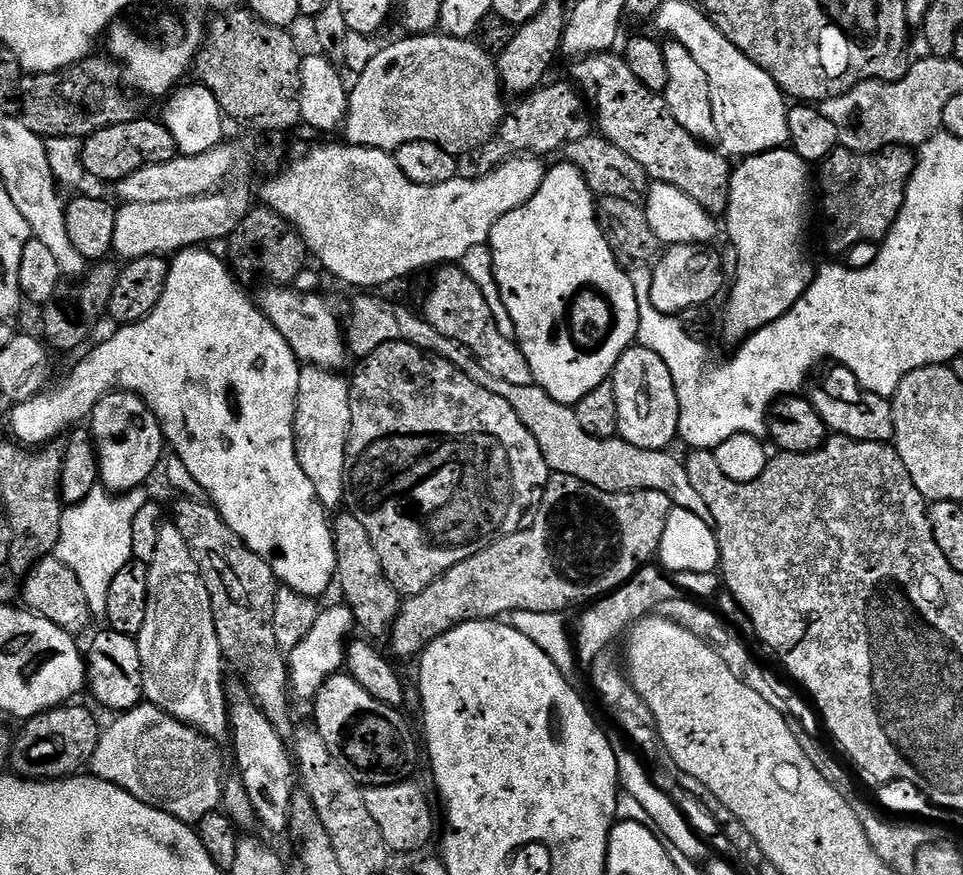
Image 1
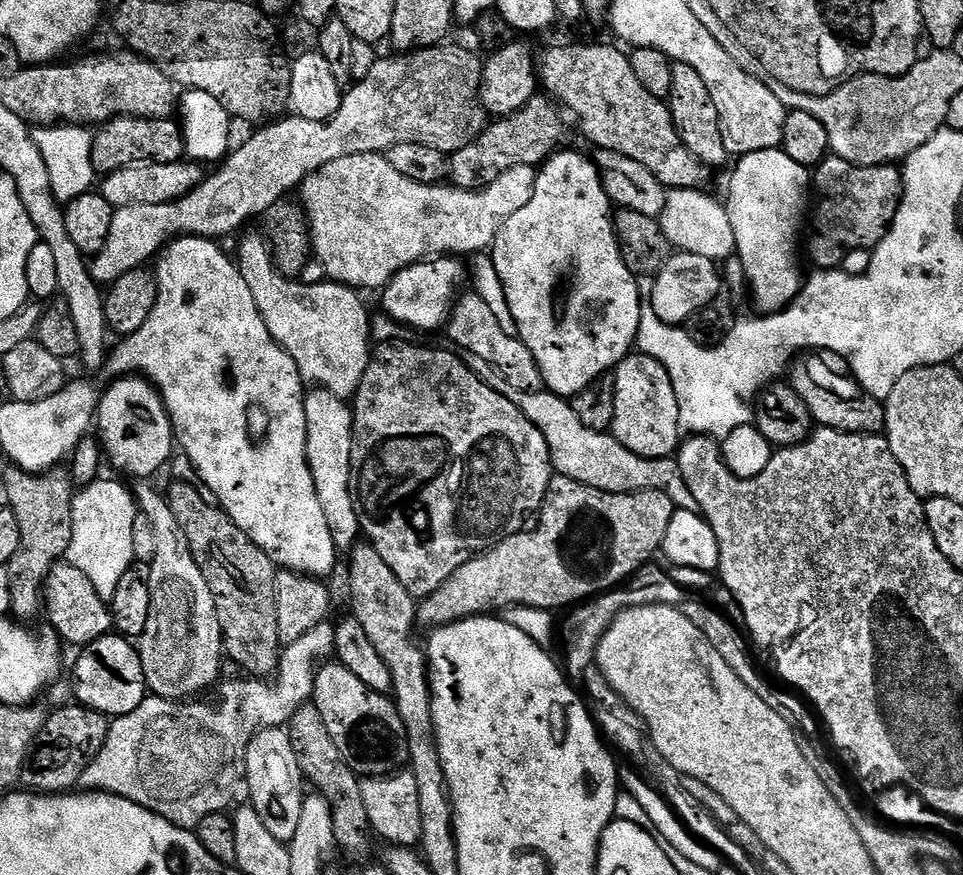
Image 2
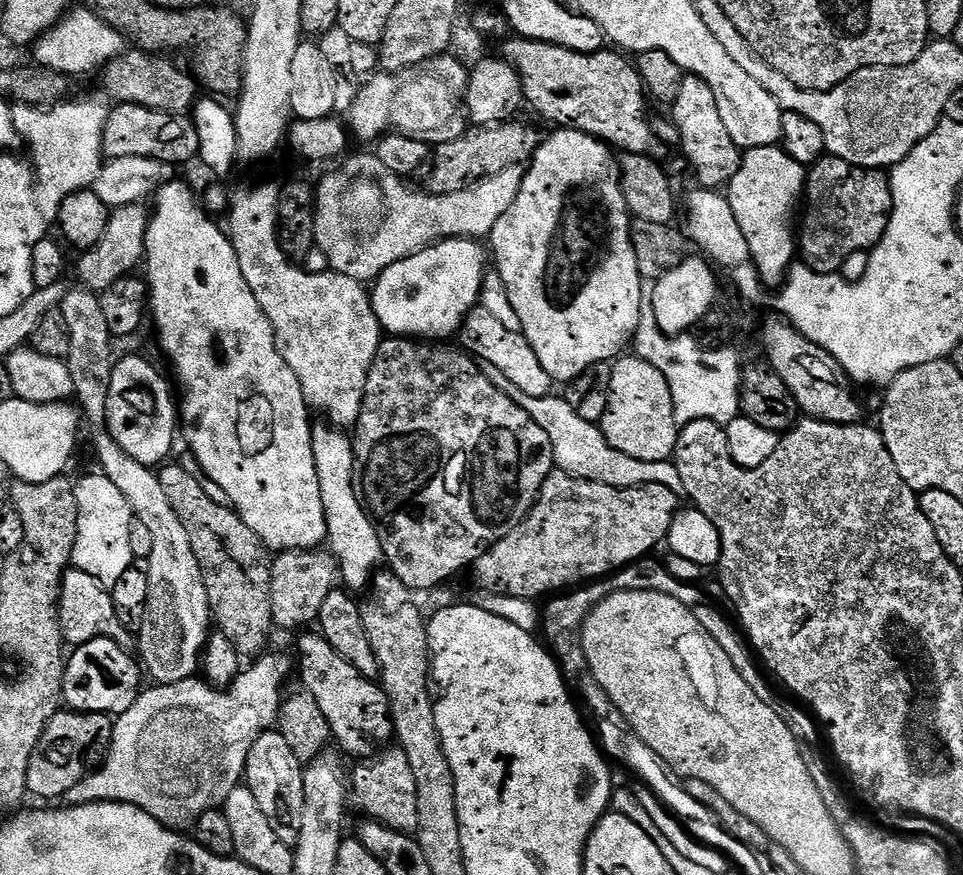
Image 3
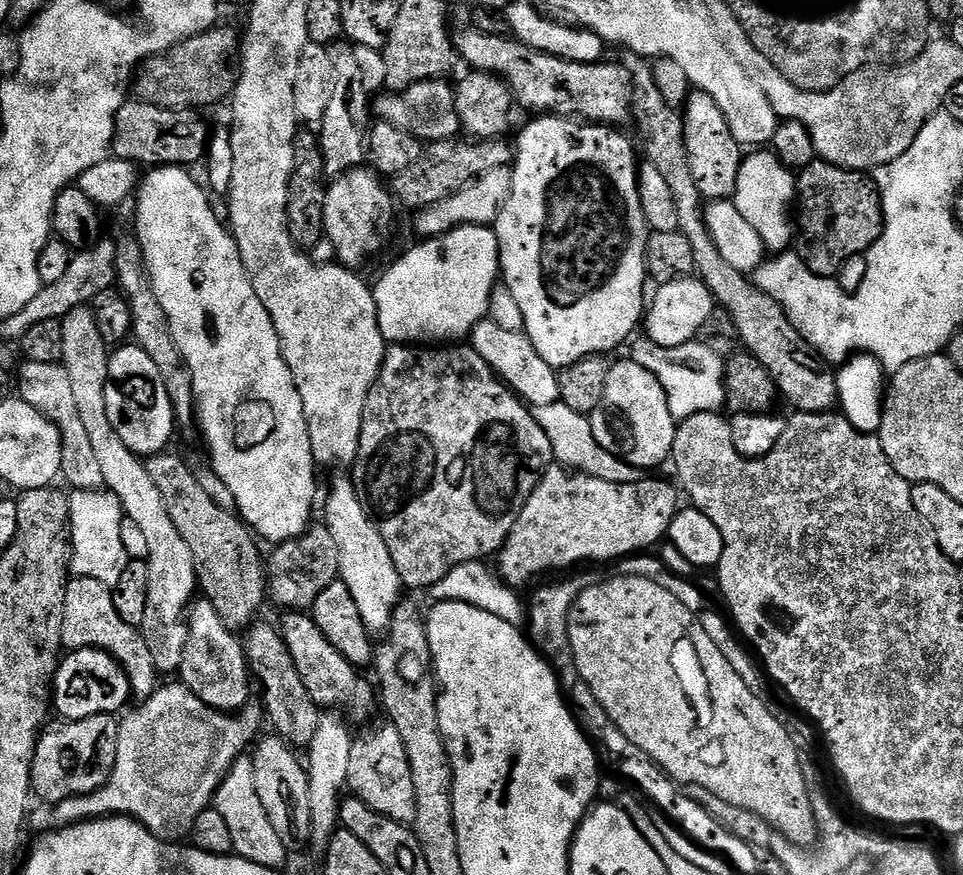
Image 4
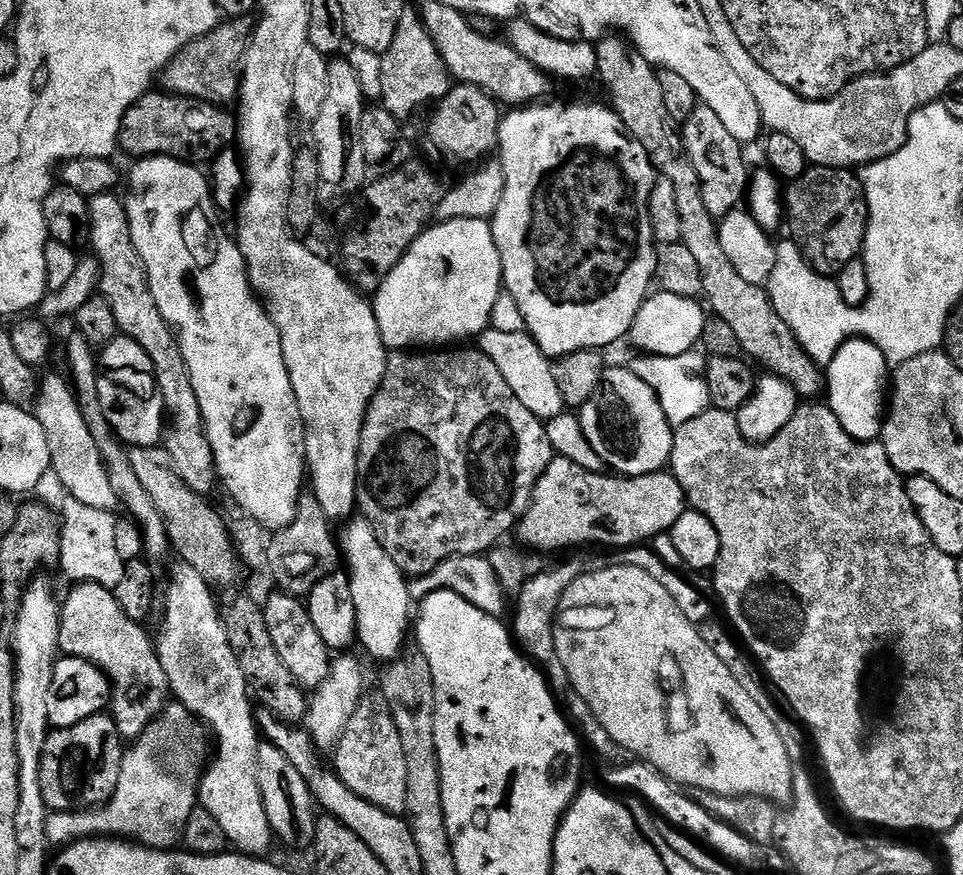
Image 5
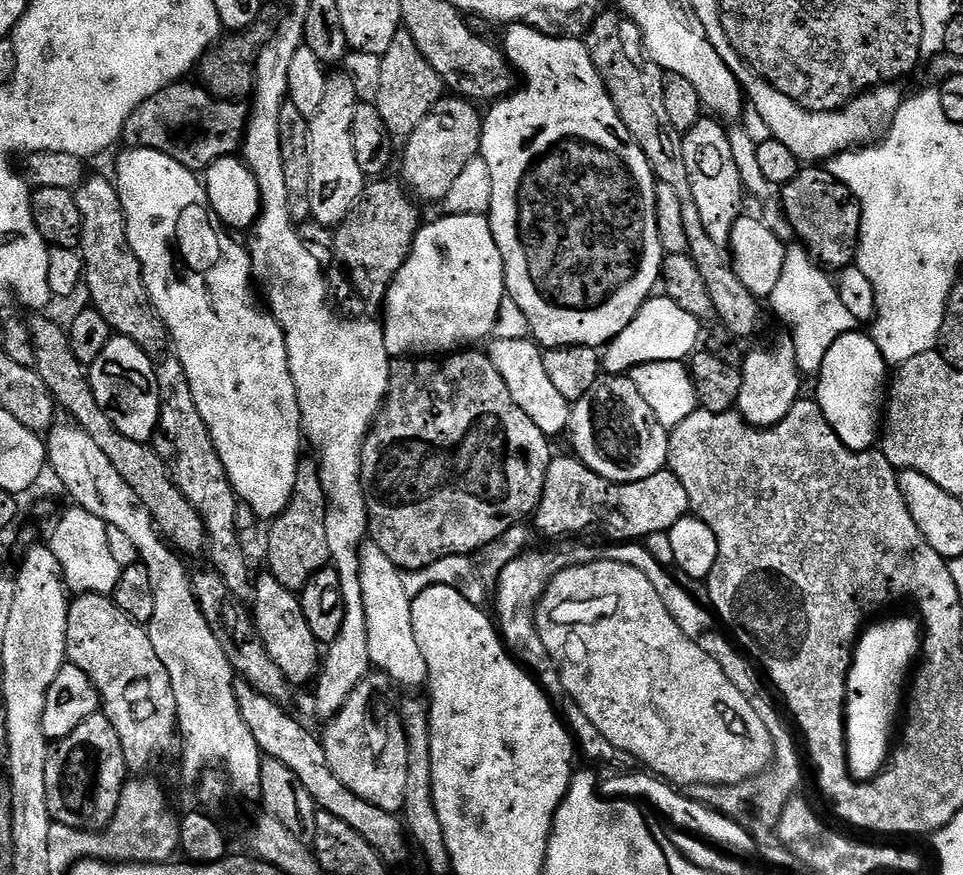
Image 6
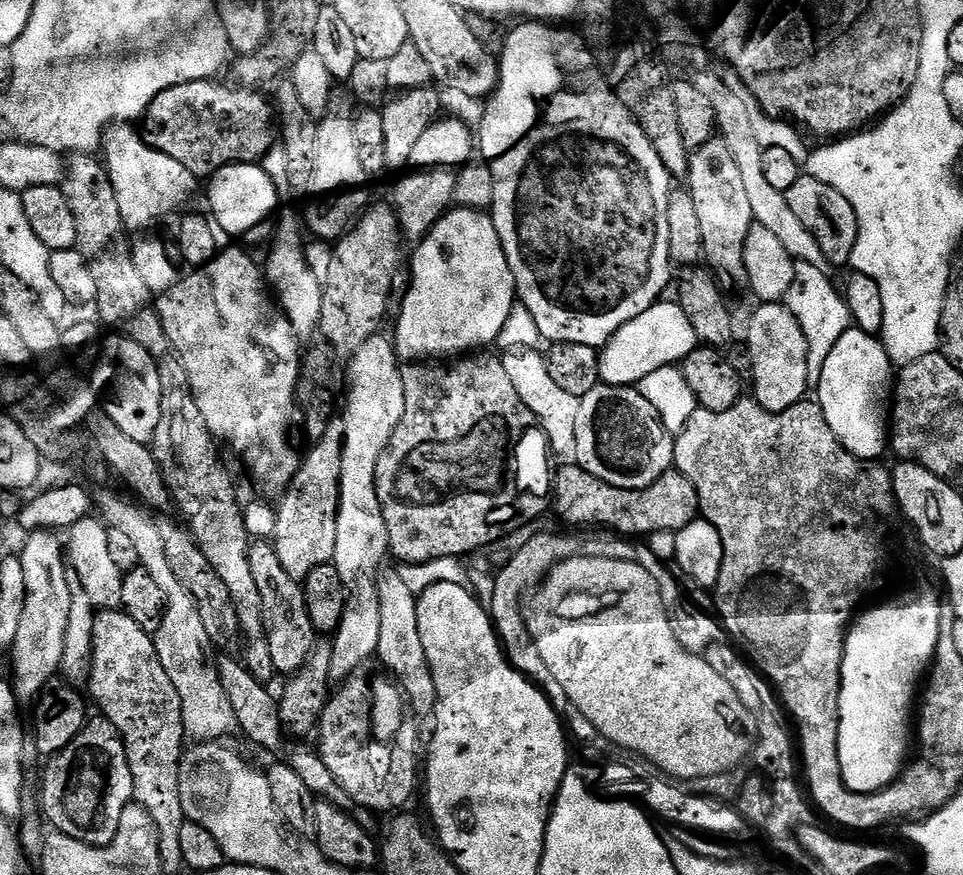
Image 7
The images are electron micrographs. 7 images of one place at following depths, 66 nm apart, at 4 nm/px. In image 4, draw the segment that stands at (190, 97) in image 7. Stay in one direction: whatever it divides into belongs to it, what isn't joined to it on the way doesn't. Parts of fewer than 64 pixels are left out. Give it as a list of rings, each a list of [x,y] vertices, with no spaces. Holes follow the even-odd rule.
[[[139,98],[129,99],[118,110],[111,155],[137,166],[193,166],[205,159],[210,139],[210,127],[199,111],[191,108],[159,108]]]

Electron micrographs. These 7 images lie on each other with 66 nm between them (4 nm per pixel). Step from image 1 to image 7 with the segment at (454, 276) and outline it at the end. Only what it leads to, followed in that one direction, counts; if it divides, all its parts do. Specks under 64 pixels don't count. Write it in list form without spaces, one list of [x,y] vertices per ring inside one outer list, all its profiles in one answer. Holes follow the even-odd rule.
[[[535,347],[512,348],[503,353],[502,362],[506,366],[510,382],[514,382],[514,390],[518,390],[518,398],[522,398],[522,402],[534,413],[548,436],[551,451],[575,453],[574,418],[578,418],[580,402],[574,394],[566,394],[566,390],[562,390],[562,386],[557,386],[554,378],[550,378],[545,353]]]

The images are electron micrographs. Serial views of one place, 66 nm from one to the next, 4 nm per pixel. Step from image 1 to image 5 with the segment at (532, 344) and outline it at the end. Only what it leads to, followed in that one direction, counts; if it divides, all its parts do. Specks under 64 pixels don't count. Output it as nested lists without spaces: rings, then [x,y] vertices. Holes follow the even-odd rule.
[[[540,102],[535,106],[520,106],[503,117],[500,121],[500,137],[498,139],[498,163],[504,171],[504,189],[502,202],[498,202],[498,210],[490,217],[494,242],[498,246],[498,254],[502,262],[504,278],[502,281],[506,292],[513,296],[525,319],[528,335],[538,342],[538,346],[550,358],[569,356],[575,352],[604,350],[607,344],[616,344],[632,331],[632,323],[636,320],[638,310],[650,295],[656,275],[656,250],[658,241],[652,228],[652,185],[654,169],[648,160],[646,150],[624,128],[624,123],[611,107],[600,104],[548,104]]]

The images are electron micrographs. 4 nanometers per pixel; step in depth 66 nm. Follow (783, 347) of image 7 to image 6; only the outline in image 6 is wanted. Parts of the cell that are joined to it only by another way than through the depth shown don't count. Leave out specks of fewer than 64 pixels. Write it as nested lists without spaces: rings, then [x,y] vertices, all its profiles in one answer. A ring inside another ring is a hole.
[[[784,334],[776,340],[773,348],[756,348],[747,353],[740,374],[740,397],[736,403],[741,416],[753,428],[772,428],[801,399],[800,380],[802,368],[798,363],[796,348],[792,344],[791,335]]]

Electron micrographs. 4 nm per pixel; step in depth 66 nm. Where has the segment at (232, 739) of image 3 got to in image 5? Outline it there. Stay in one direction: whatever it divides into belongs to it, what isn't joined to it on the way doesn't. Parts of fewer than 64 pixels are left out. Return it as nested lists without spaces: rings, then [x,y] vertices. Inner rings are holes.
[[[179,702],[165,707],[160,716],[137,740],[131,741],[124,753],[122,770],[118,774],[118,790],[108,799],[108,803],[95,810],[78,812],[54,812],[46,822],[46,838],[49,845],[67,846],[85,838],[127,838],[143,844],[145,848],[176,850],[181,847],[184,827],[200,799],[200,777],[206,771],[206,761],[210,756],[210,744],[204,741],[206,732],[195,716]]]

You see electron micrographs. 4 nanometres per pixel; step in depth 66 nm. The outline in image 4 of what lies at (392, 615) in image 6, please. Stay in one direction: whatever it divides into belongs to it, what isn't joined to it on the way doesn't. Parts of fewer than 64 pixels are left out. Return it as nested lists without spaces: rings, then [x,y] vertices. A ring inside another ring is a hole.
[[[351,475],[333,478],[328,501],[324,504],[324,520],[330,538],[337,547],[336,561],[340,567],[338,578],[350,590],[358,606],[358,614],[362,614],[362,622],[368,627],[369,633],[387,633],[394,610],[402,600],[400,575],[398,570],[394,570],[394,558],[390,558],[390,550],[386,550],[386,542],[382,542],[375,520],[356,493]]]

